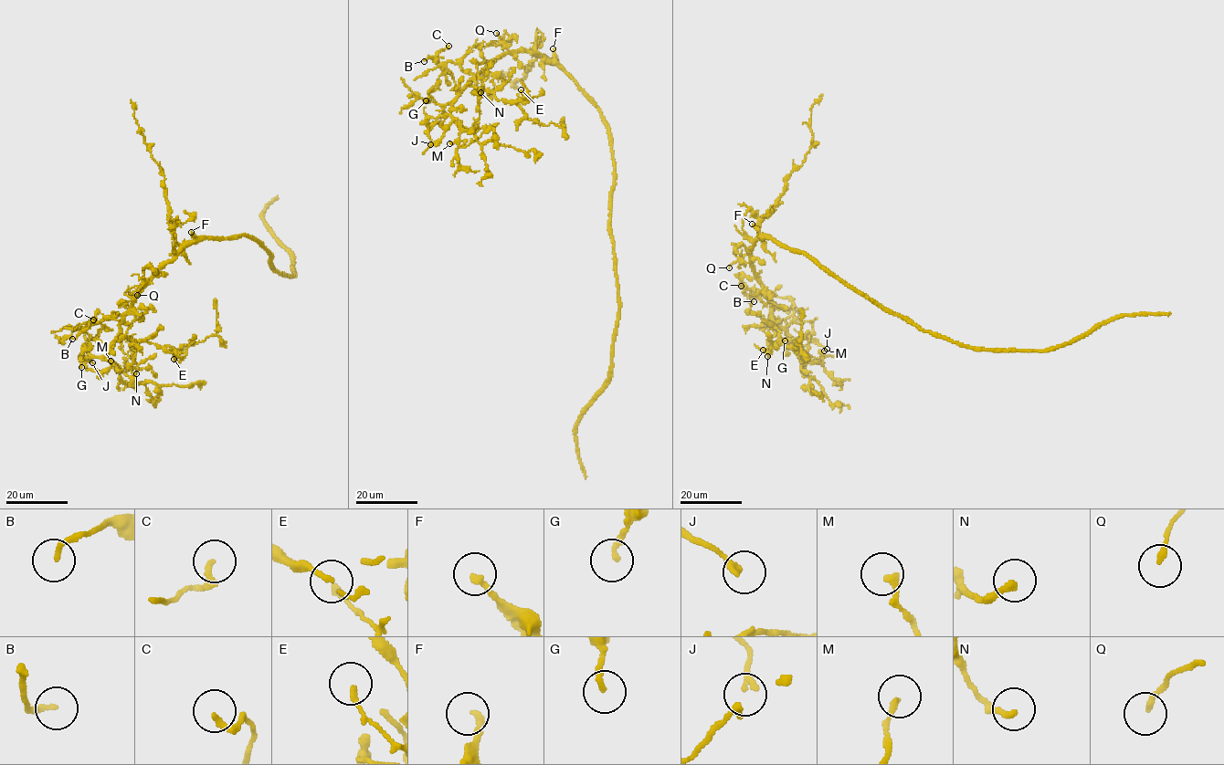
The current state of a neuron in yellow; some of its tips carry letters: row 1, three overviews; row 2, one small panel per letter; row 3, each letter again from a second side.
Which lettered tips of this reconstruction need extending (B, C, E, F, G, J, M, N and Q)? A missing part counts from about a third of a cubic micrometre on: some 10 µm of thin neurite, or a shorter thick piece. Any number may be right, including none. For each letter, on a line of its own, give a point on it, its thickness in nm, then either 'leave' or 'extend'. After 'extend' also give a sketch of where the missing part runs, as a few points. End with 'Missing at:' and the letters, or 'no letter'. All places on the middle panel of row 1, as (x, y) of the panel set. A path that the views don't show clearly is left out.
B: at (424, 61); 190 nm thick; leave
C: at (448, 46); 190 nm thick; leave
E: at (521, 89); 190 nm thick; leave
F: at (553, 48); 200 nm thick; extend; missing branch runs (553, 48), (564, 46), (558, 38)
G: at (426, 100); 190 nm thick; leave
J: at (430, 144); 190 nm thick; leave
M: at (449, 143); 200 nm thick; leave
N: at (480, 92); 220 nm thick; leave
Q: at (496, 33); 190 nm thick; leave
Missing at: F

